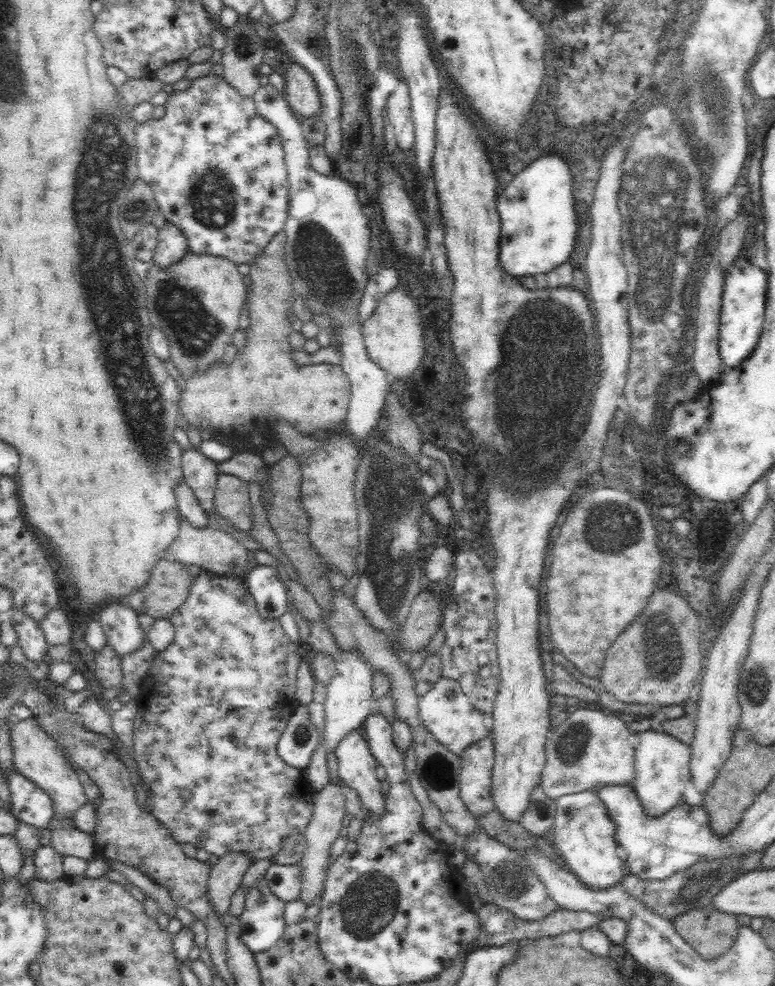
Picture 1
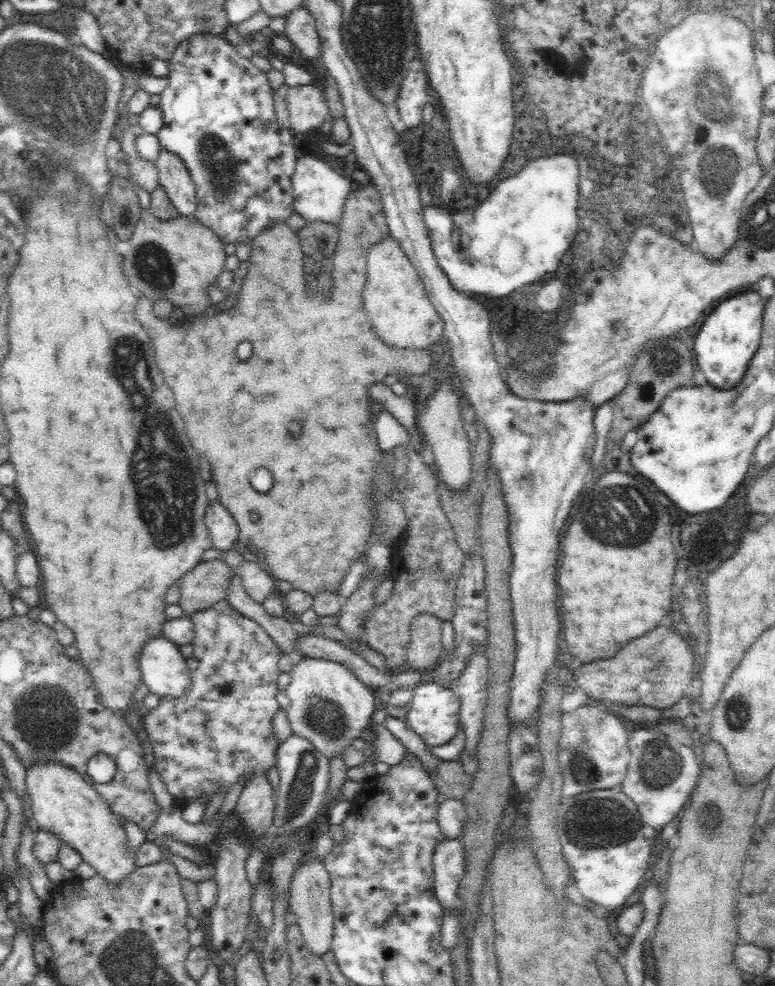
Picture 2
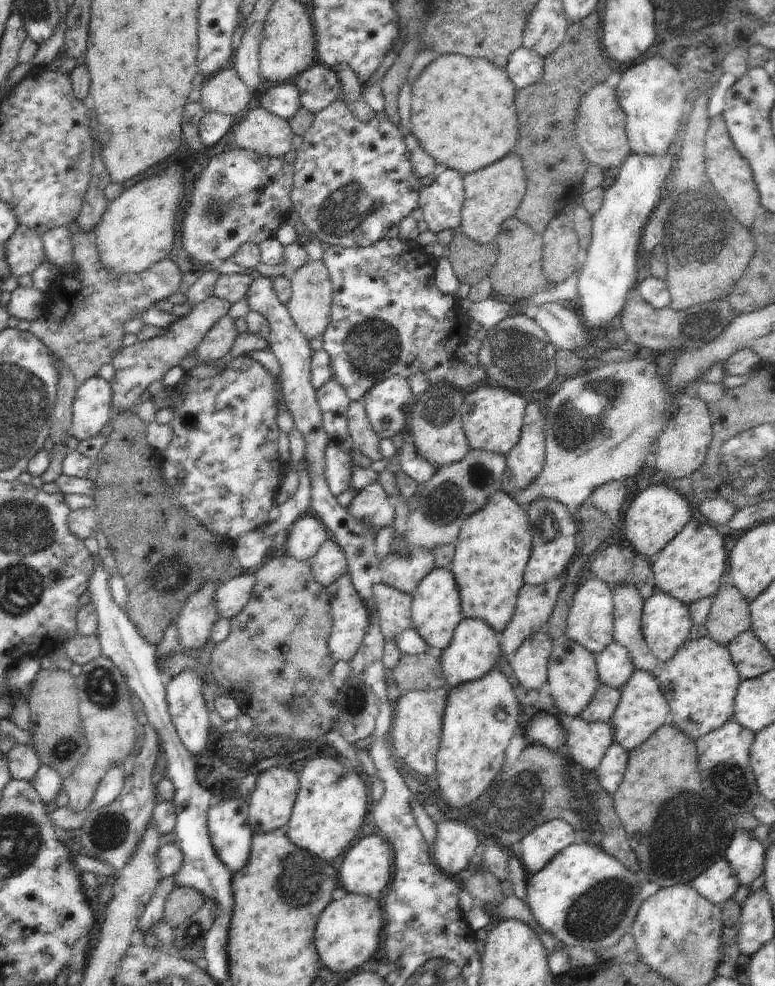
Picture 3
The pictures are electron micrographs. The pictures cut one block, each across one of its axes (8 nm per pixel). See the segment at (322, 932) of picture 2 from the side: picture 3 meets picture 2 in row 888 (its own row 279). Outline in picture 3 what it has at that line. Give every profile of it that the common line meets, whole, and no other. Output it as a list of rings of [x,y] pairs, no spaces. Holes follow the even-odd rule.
[[[309,260],[291,279],[291,298],[286,305],[294,325],[308,341],[320,338],[330,322],[333,287],[323,260]]]

